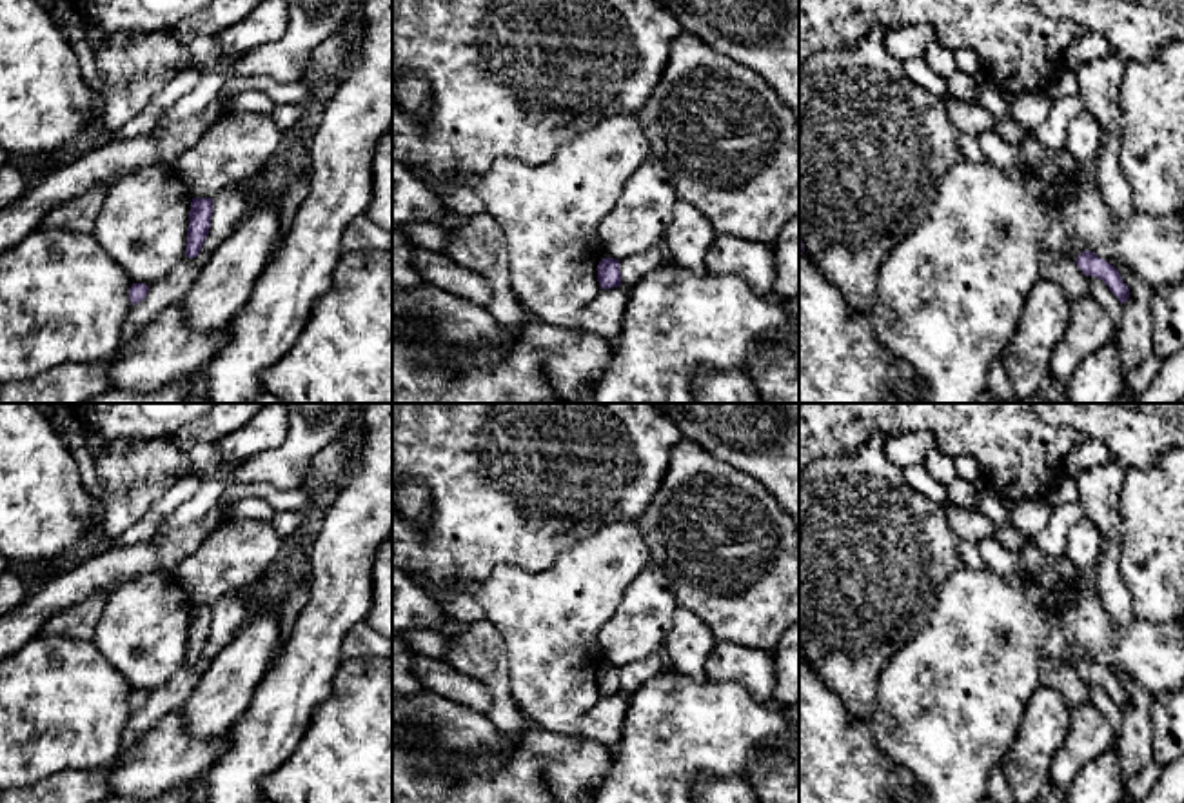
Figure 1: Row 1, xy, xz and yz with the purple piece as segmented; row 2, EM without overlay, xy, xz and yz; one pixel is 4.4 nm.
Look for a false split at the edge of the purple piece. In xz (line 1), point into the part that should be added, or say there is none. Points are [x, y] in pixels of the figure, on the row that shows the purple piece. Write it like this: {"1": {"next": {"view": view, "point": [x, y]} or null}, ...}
{"1": {"next": null}}

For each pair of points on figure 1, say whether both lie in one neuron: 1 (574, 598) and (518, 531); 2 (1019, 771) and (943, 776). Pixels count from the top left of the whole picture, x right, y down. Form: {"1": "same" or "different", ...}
{"1": "different", "2": "different"}

